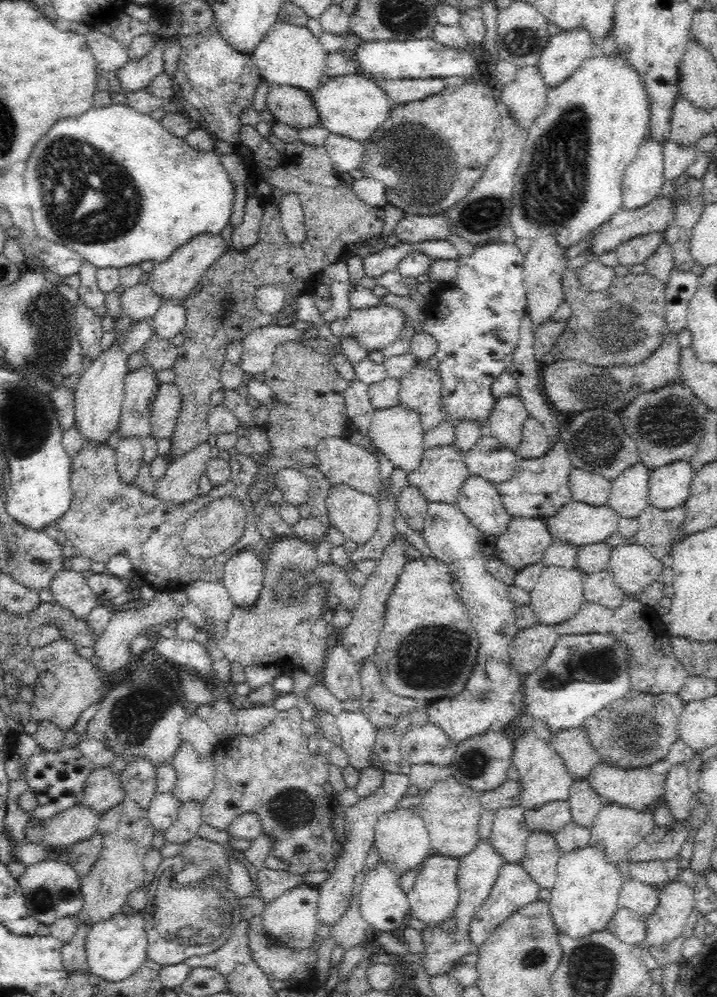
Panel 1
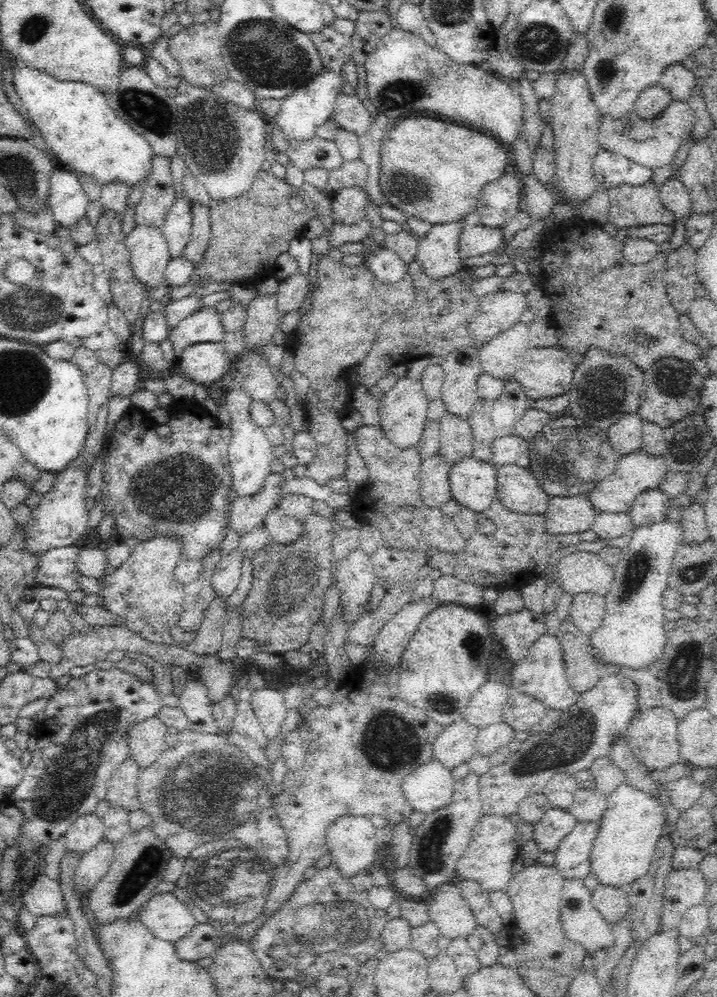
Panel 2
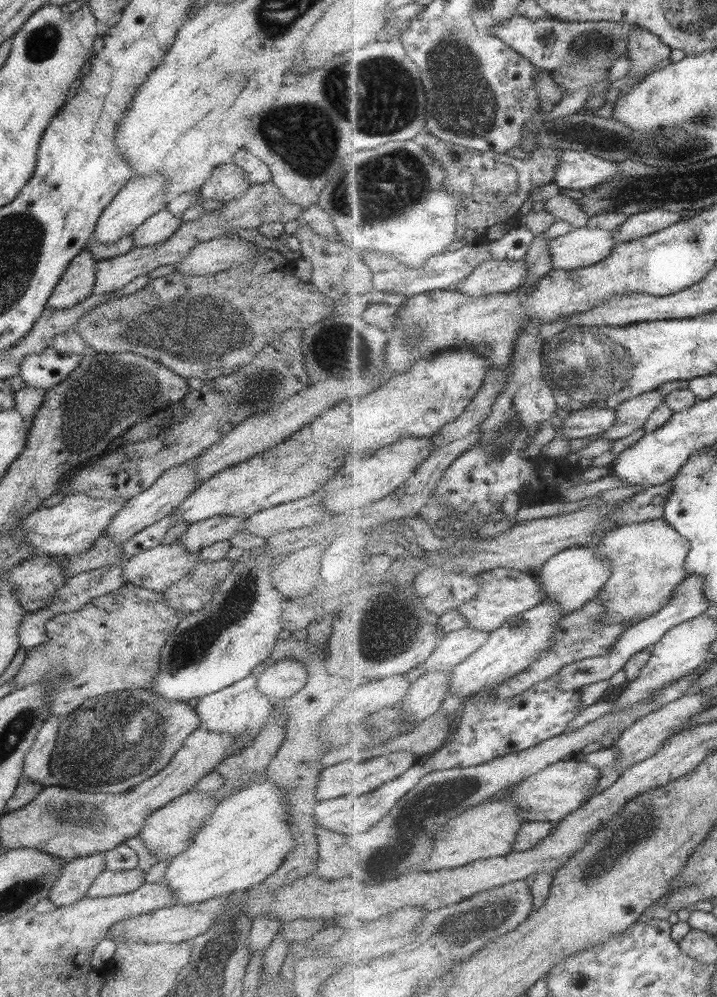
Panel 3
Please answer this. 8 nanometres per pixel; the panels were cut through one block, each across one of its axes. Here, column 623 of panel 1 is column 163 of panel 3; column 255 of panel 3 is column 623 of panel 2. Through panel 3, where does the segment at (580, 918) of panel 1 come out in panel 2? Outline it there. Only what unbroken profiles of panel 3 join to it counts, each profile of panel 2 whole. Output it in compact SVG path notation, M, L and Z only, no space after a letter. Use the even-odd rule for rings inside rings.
M624 782L616 790L606 795L607 809L601 821L601 828L596 838L590 859L591 870L596 873L600 884L626 888L636 879L645 876L655 859L659 841L665 836L667 814L658 795L647 793Z

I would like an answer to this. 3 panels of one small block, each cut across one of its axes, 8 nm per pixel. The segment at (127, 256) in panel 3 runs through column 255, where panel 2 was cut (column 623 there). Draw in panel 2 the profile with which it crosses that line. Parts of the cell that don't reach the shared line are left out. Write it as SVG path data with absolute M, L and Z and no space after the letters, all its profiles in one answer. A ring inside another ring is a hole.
M652 180L642 184L621 184L609 188L605 193L610 199L610 210L608 211L607 222L612 222L618 229L637 224L663 224L674 223L674 213L670 212L660 200L659 187Z

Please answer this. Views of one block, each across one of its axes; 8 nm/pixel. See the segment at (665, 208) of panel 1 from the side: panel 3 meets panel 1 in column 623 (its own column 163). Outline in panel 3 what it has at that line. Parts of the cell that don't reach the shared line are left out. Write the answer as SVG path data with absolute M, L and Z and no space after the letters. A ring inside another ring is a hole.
M166 208L158 210L133 230L133 244L137 247L147 247L163 243L178 230L181 223L181 220L175 218Z

